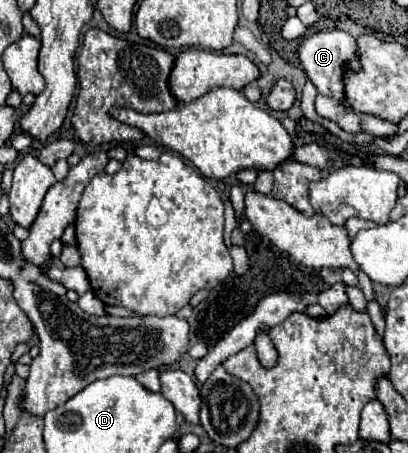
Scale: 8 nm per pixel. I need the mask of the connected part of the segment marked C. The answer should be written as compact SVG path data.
M332 29L332 31L318 31L310 37L306 37L298 47L298 57L300 57L302 69L306 71L308 79L316 85L318 93L342 101L344 99L344 85L342 85L344 63L348 61L348 69L358 69L354 51L356 51L356 39L352 35L348 35L346 31Z

